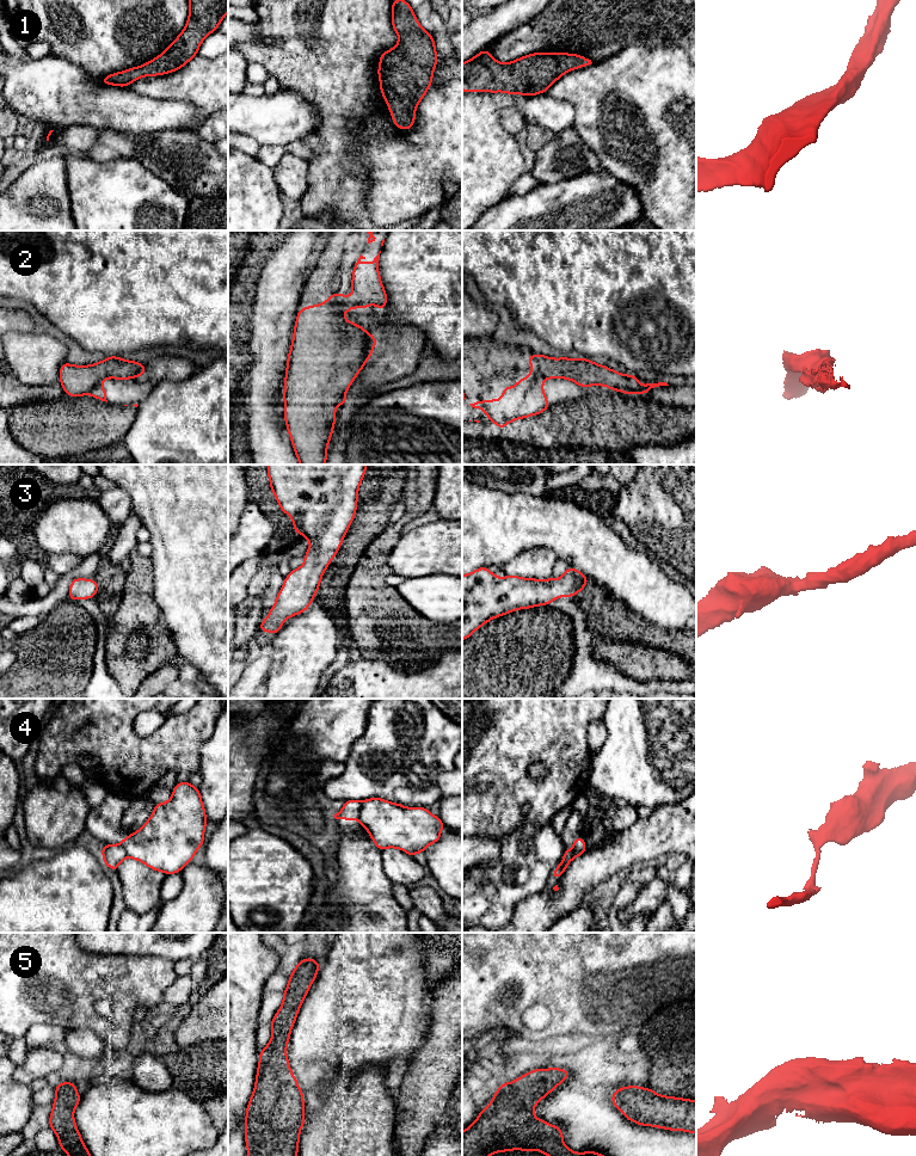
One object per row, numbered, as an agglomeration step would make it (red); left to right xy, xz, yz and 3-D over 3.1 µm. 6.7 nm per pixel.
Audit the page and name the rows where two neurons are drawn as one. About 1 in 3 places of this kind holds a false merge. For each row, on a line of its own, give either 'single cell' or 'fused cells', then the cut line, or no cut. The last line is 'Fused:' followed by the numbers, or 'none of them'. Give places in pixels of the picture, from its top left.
1: single cell | no cut
2: fused cells | xz (324, 302), (342, 315)
3: single cell | no cut
4: fused cells | xz (362, 801), (358, 821)
5: single cell | no cut
Fused: 2, 4

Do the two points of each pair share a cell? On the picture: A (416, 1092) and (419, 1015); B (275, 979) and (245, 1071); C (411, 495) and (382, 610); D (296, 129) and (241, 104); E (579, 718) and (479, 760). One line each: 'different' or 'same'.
A: different
B: different
C: same
D: same
E: same

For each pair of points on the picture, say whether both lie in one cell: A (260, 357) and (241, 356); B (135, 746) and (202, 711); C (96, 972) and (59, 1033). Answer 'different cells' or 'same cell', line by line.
A: different cells
B: same cell
C: different cells

